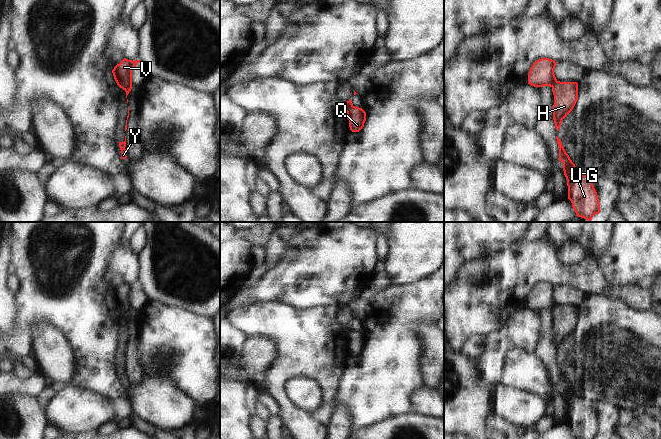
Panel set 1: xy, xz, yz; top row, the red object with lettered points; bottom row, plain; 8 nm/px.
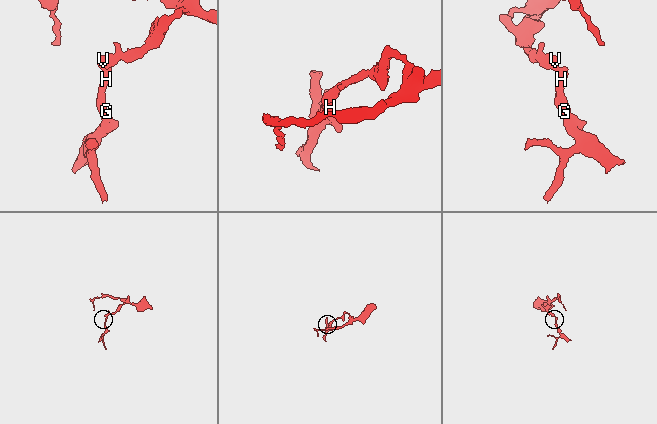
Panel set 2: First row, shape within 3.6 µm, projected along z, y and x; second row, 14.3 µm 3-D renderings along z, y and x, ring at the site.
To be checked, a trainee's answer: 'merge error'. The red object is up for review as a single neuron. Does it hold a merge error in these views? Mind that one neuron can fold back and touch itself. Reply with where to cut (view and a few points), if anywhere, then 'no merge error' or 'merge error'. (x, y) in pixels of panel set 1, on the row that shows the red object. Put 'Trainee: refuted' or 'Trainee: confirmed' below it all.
xz (352, 105), (346, 111) | merge error
Trainee: confirmed

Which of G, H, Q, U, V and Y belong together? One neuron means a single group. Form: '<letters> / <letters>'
G H Q U Y / V

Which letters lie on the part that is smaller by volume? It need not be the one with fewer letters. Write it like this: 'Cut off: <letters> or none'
Cut off: G, H, Q, U, Y

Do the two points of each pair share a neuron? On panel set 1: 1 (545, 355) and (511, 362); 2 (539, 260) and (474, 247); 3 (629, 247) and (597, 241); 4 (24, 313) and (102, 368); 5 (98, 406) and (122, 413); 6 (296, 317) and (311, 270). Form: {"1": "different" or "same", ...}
{"1": "different", "2": "different", "3": "different", "4": "same", "5": "different", "6": "different"}

